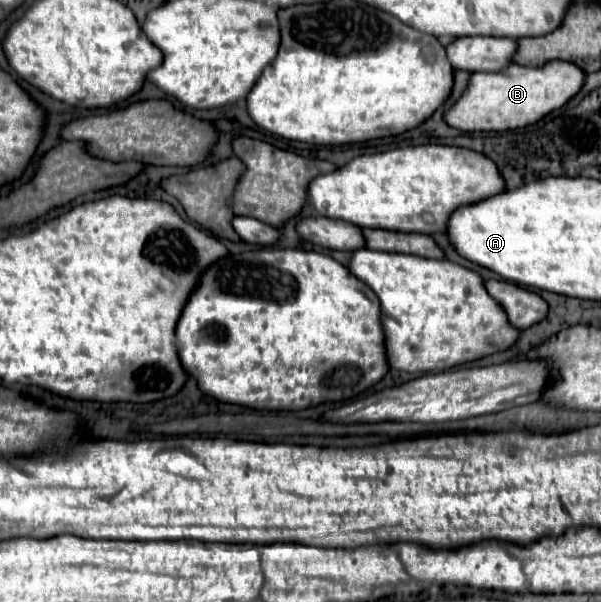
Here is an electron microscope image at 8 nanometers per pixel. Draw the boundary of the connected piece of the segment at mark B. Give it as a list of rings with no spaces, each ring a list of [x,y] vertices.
[[[561,59],[547,61],[541,67],[523,67],[509,63],[503,71],[497,73],[473,73],[469,77],[467,89],[463,95],[445,111],[443,119],[447,125],[461,131],[505,131],[531,125],[551,113],[553,109],[563,107],[583,85],[585,73]]]

